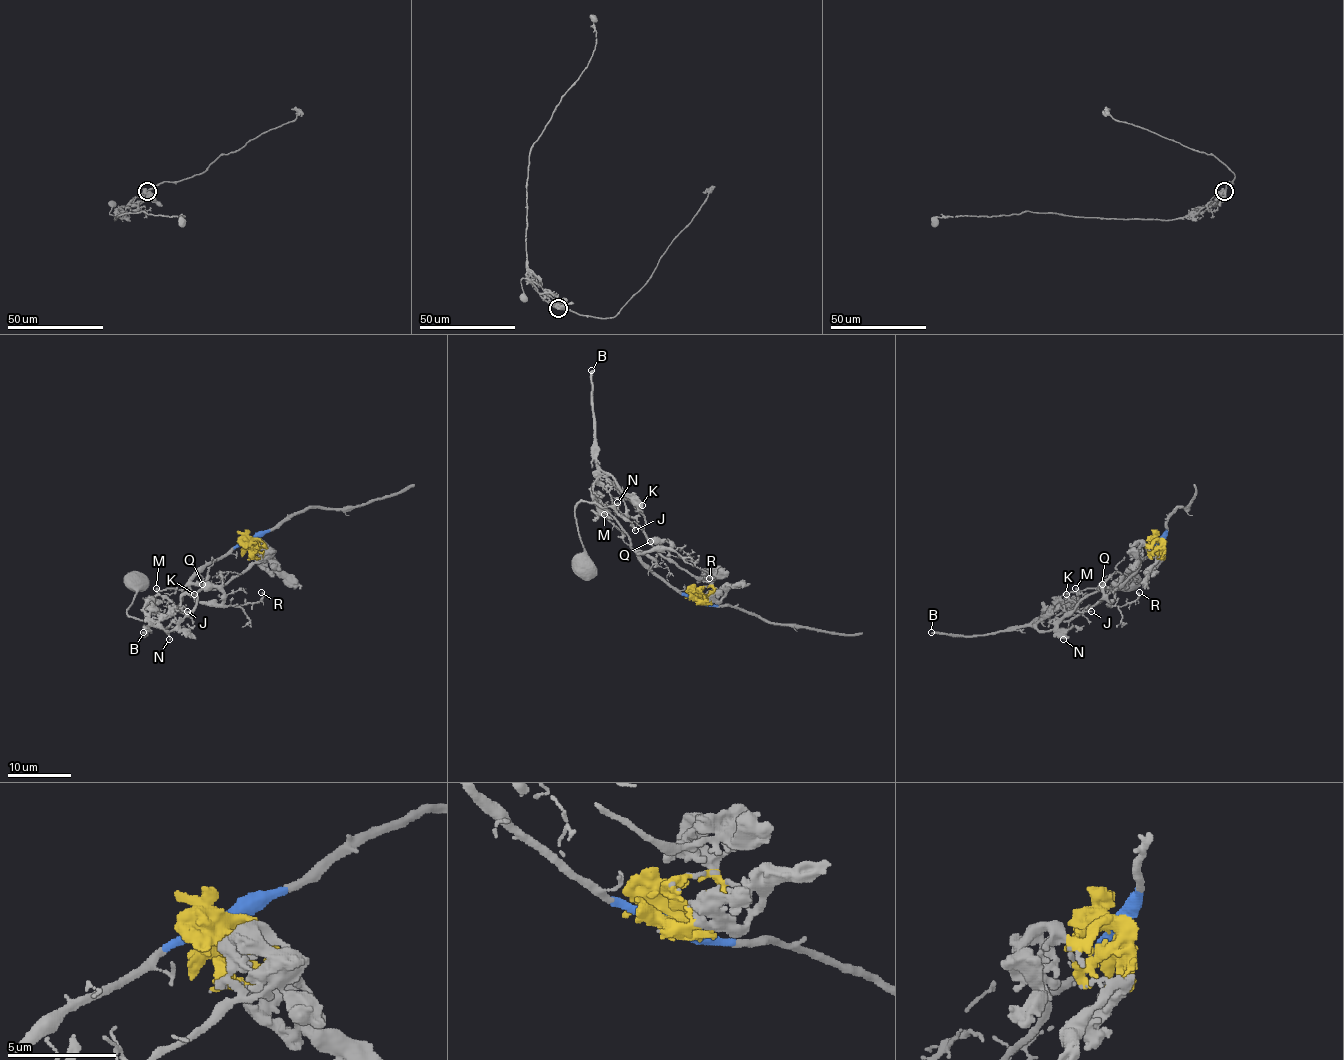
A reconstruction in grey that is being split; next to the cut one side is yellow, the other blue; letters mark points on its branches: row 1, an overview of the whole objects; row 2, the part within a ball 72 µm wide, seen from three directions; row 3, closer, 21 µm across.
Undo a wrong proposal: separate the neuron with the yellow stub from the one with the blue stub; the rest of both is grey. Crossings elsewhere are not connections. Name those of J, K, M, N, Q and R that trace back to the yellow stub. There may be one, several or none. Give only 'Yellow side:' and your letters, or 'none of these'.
Yellow side: J, K

